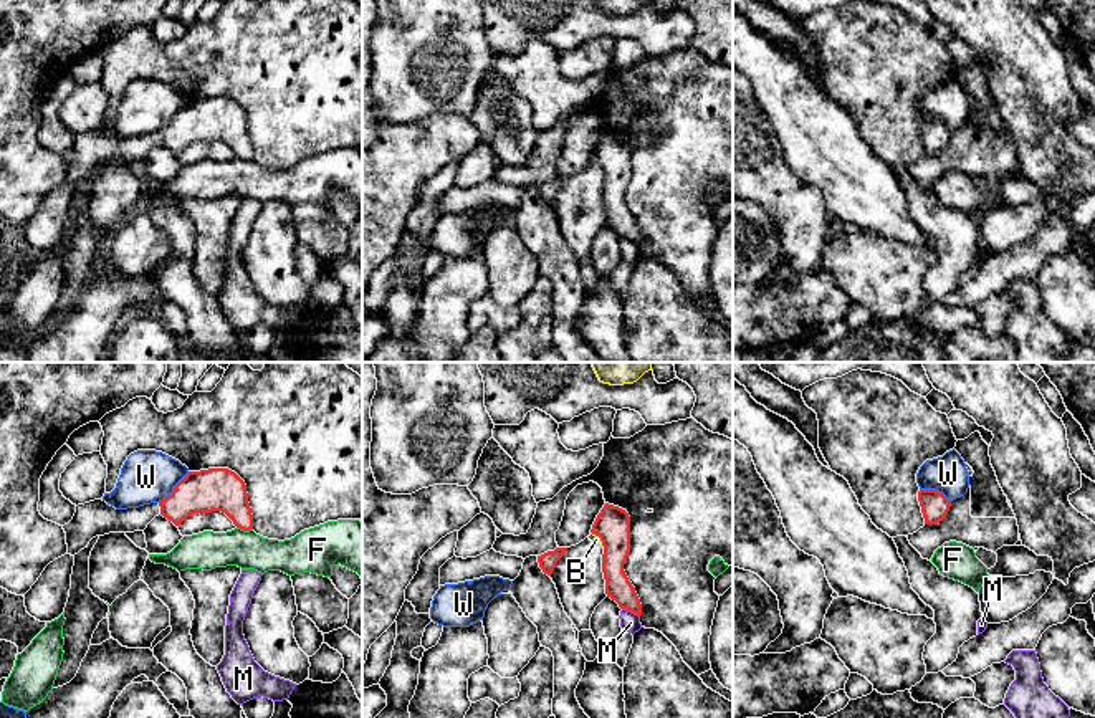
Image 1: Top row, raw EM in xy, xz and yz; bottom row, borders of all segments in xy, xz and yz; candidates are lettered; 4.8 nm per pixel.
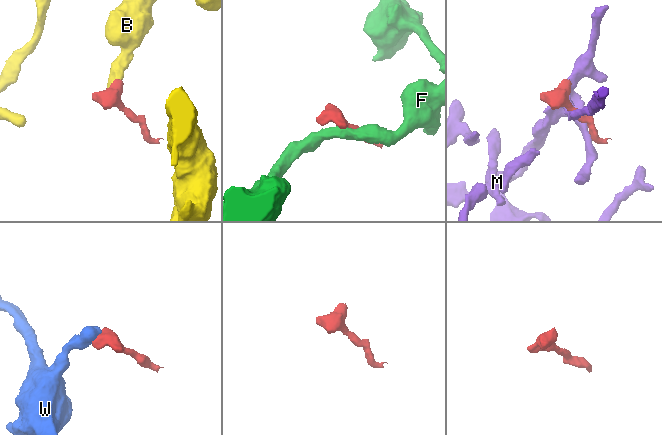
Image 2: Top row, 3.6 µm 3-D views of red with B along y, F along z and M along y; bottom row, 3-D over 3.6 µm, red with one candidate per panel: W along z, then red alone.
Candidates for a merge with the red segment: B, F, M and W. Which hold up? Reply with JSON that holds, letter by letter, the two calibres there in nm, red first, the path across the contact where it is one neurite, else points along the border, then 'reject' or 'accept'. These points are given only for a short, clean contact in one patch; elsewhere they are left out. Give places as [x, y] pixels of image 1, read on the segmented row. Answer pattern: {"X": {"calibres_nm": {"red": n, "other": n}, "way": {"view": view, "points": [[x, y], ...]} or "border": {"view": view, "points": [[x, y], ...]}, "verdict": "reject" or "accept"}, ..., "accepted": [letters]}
{"B": {"calibres_nm": {"red": 180, "other": 50}, "border": {"view": "xz", "points": [[591, 531], [602, 543]]}, "verdict": "reject"}, "F": {"calibres_nm": {"red": 200, "other": 190}, "border": {"view": "xy", "points": [[237, 526], [252, 530]]}, "verdict": "reject"}, "M": {"calibres_nm": {"red": 130, "other": 100}, "border": {"view": "xz", "points": [[622, 607], [639, 617]]}, "verdict": "reject"}, "W": {"calibres_nm": {"red": 200, "other": 260}, "border": {"view": "xy", "points": [[189, 472], [157, 502]]}, "verdict": "reject"}, "accepted": []}

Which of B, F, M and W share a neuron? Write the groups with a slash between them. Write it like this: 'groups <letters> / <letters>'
groups B / F / M / W

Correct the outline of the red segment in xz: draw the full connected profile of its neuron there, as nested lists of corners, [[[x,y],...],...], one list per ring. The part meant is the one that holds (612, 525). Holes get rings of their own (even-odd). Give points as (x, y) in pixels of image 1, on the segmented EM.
[[[605,503],[592,524],[591,533],[599,536],[604,546],[602,572],[607,597],[615,601],[620,609],[627,609],[640,617],[640,599],[624,571],[624,564],[630,553],[629,513],[619,506]]]

